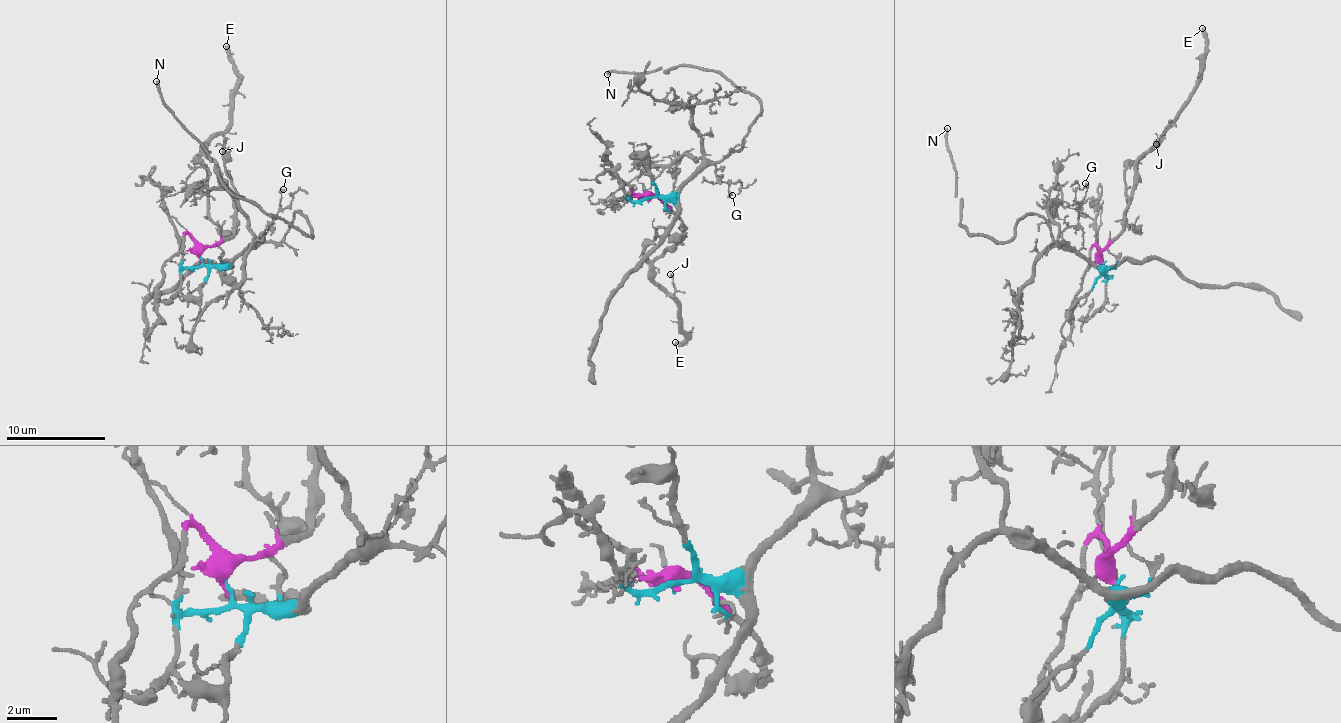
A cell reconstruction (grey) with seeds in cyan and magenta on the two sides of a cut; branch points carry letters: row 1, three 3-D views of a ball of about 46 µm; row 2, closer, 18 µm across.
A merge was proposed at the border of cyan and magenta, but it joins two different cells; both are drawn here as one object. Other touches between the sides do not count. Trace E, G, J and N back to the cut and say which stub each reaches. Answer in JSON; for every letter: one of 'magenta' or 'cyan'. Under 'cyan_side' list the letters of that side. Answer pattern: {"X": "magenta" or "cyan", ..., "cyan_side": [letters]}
{"E": "magenta", "G": "cyan", "J": "magenta", "N": "cyan", "cyan_side": ["G", "N"]}

